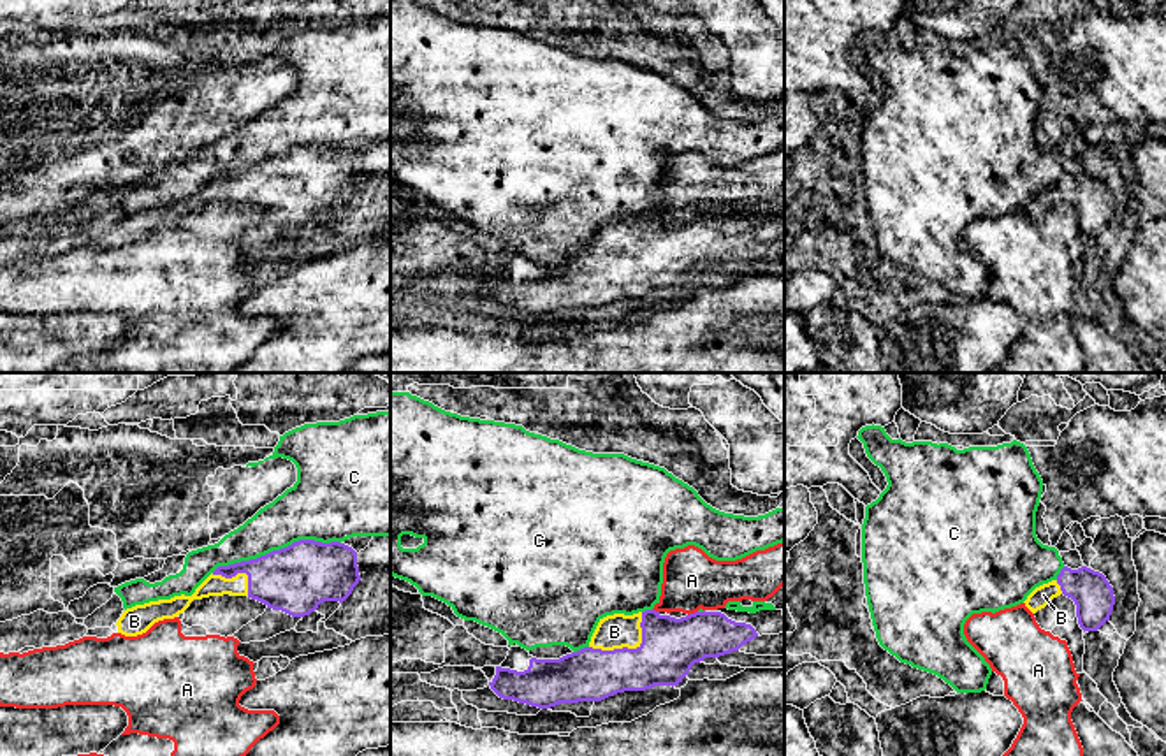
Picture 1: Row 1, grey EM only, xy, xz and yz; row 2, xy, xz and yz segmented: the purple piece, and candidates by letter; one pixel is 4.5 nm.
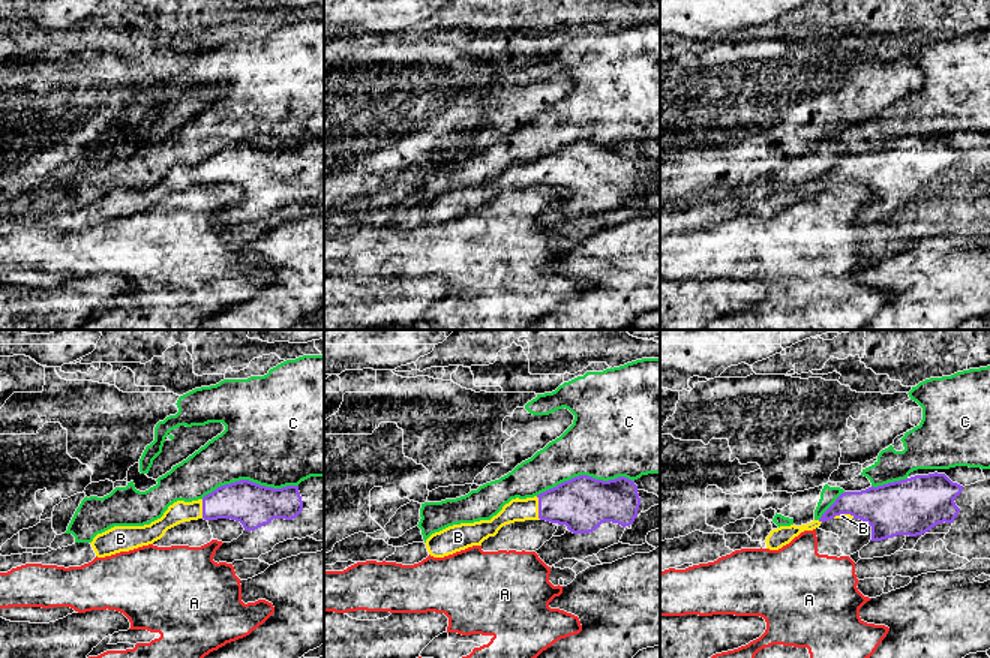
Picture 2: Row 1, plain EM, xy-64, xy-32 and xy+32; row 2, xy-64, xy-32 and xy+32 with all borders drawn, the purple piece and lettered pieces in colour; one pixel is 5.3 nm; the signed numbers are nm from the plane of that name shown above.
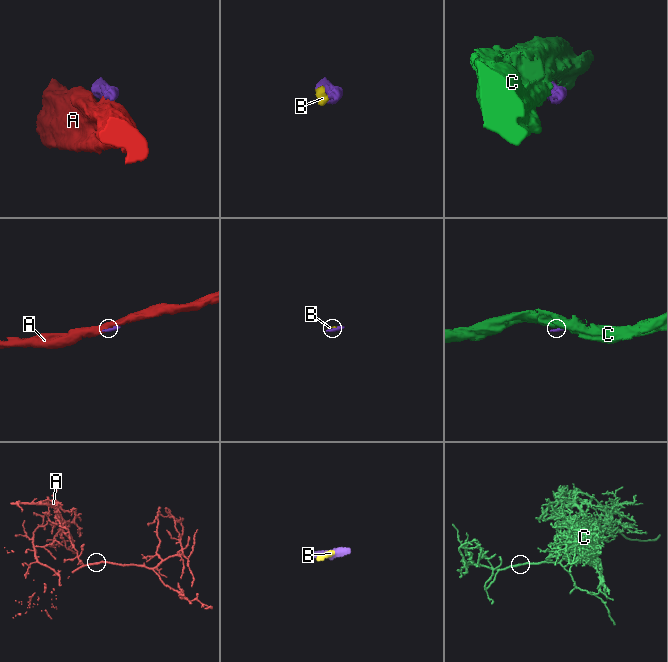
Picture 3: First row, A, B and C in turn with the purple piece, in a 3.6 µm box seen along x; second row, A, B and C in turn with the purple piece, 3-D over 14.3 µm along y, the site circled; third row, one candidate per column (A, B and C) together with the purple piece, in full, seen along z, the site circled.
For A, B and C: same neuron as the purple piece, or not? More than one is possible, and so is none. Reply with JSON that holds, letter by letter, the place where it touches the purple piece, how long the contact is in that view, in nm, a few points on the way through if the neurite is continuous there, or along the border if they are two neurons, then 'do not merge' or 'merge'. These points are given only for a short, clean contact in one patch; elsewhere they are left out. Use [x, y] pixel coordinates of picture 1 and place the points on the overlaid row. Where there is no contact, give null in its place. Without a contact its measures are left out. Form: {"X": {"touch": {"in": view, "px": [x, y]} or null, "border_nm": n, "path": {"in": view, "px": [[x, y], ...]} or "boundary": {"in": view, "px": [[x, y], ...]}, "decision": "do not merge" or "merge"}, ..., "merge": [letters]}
{"A": {"touch": {"in": "xz", "px": [692, 614]}, "border_nm": 50, "decision": "do not merge"}, "B": {"touch": {"in": "xz", "px": [630, 649]}, "border_nm": 300, "decision": "merge"}, "C": {"touch": {"in": "xy", "px": [275, 551]}, "border_nm": 600, "decision": "do not merge"}, "merge": ["B"]}

